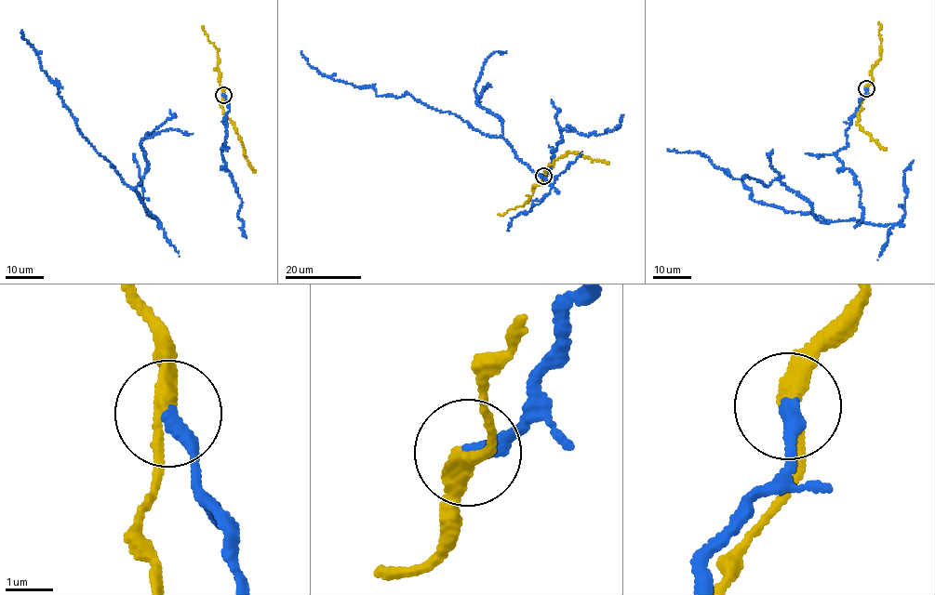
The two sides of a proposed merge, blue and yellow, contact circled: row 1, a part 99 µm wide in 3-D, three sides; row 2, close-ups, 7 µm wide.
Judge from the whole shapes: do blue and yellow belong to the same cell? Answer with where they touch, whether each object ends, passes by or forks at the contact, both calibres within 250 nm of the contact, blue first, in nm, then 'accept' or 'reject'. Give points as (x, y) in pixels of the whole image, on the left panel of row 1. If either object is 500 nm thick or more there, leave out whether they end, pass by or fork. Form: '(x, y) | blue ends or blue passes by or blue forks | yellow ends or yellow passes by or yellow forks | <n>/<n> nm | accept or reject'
(223, 95) | blue ends | yellow passes by | 360/280 nm | reject

